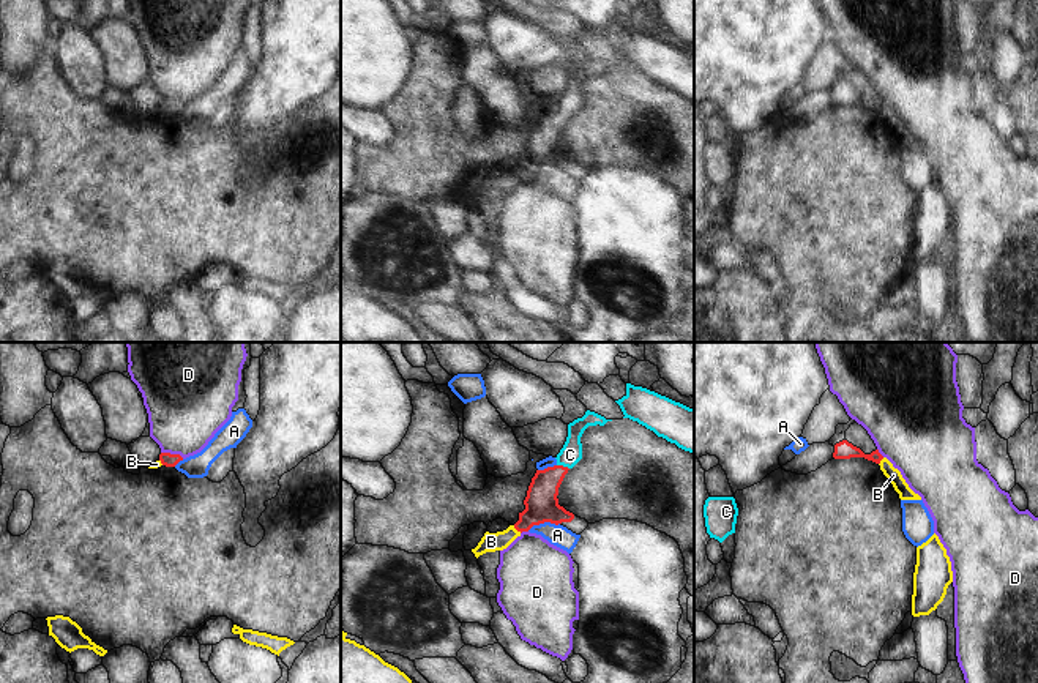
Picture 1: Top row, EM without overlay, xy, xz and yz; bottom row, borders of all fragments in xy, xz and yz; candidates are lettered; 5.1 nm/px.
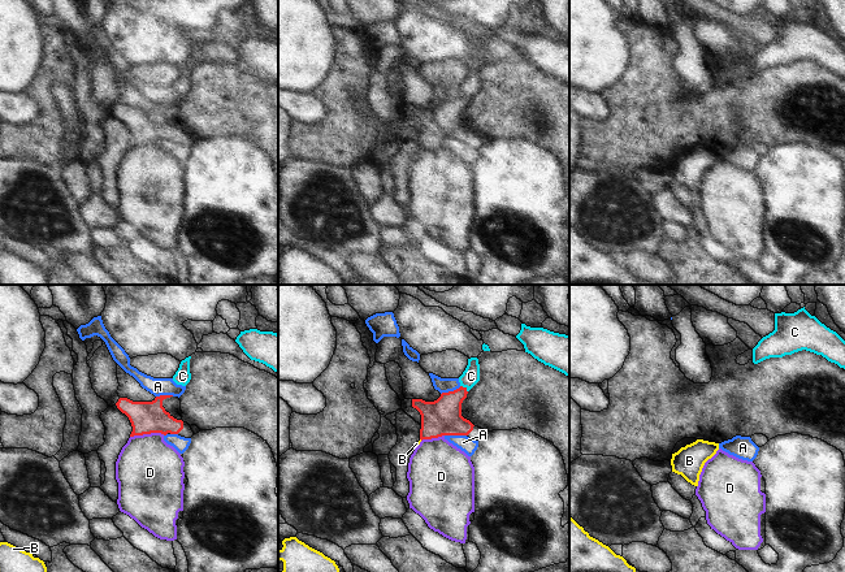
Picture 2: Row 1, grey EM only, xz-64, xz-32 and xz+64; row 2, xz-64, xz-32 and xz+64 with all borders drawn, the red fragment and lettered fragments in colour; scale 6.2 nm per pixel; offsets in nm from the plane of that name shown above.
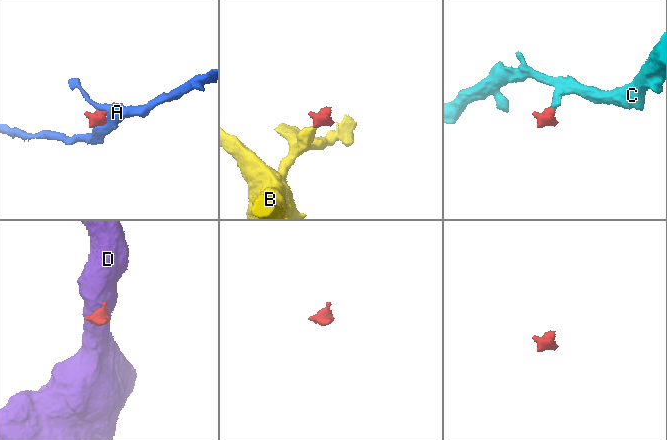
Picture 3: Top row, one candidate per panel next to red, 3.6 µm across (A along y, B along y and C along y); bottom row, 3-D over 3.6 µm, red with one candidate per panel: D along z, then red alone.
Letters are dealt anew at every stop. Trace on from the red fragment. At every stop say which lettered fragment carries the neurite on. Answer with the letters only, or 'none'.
C

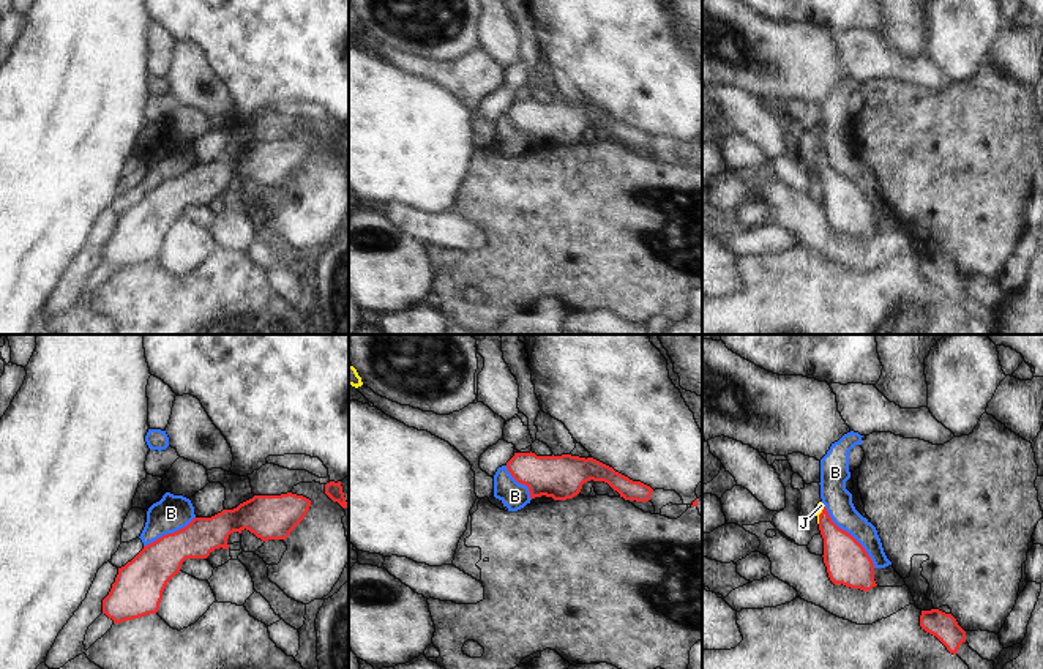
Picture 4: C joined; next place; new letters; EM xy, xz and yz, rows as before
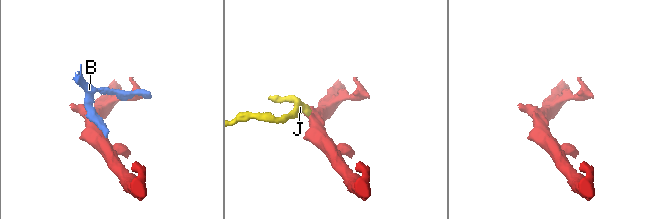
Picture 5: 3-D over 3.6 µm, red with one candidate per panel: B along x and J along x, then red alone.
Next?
J

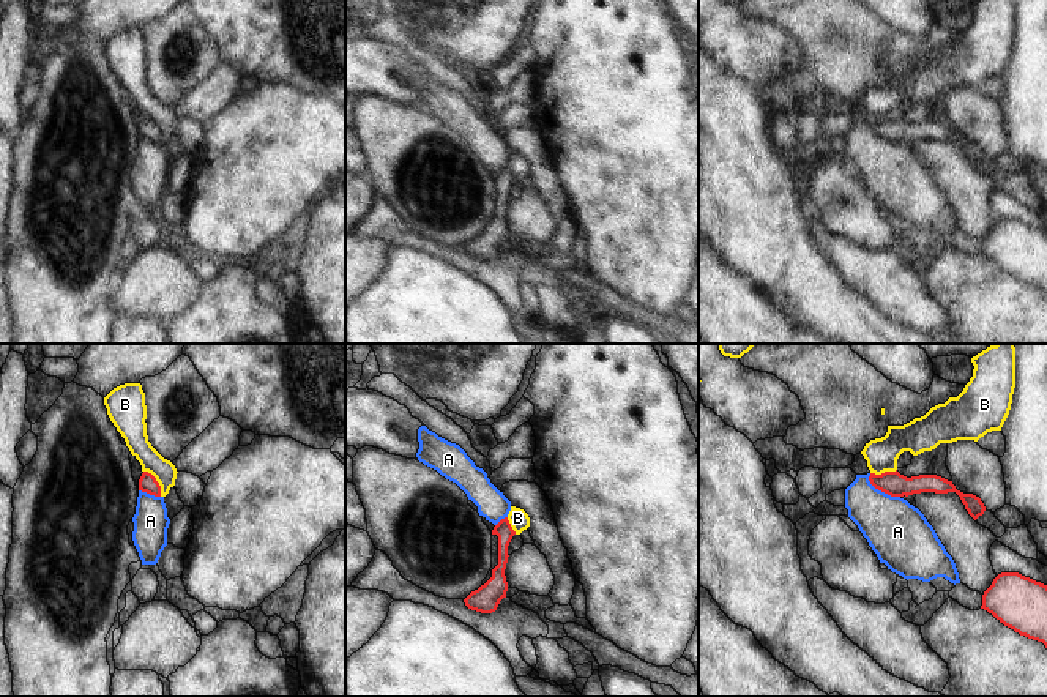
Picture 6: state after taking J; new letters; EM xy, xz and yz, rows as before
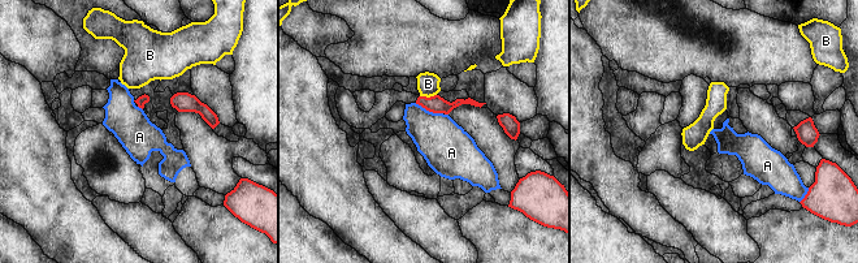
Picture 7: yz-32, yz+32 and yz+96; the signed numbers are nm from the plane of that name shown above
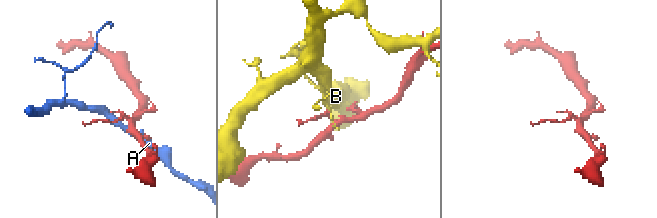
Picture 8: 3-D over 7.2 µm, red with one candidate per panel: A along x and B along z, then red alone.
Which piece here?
none

